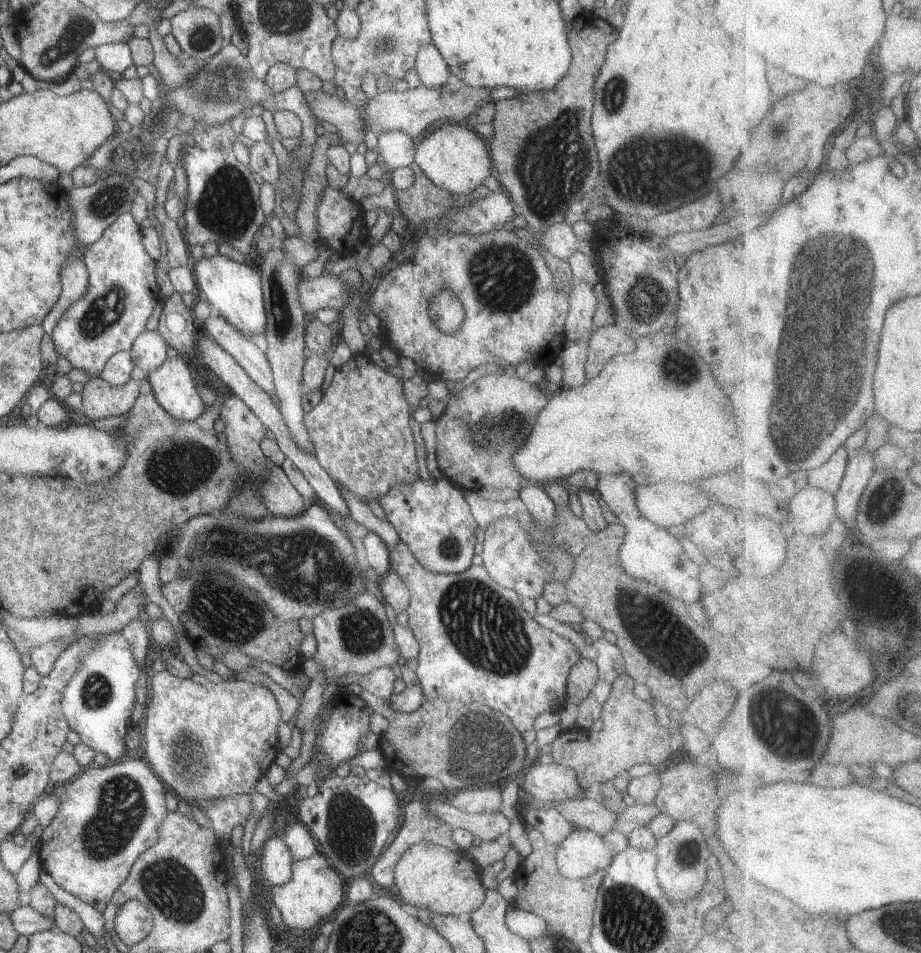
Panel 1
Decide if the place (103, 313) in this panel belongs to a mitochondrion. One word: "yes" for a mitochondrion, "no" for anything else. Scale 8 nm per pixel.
yes

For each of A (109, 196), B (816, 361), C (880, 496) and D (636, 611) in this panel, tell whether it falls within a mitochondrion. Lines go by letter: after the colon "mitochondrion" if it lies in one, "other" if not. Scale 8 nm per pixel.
A: mitochondrion
B: mitochondrion
C: other
D: mitochondrion

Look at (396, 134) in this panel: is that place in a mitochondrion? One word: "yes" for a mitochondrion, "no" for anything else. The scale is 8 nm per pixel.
no

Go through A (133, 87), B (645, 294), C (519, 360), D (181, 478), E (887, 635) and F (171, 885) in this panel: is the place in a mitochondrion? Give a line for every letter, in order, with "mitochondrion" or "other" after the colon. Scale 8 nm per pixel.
A: other
B: mitochondrion
C: other
D: mitochondrion
E: mitochondrion
F: mitochondrion

